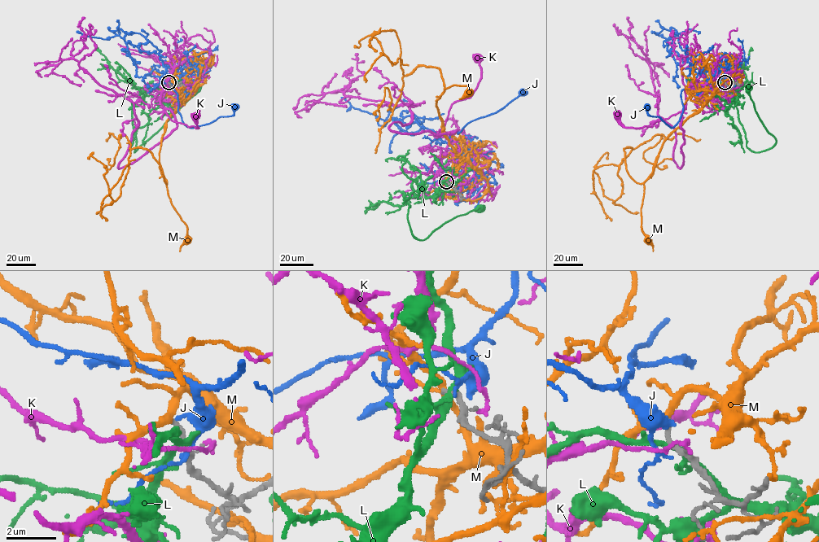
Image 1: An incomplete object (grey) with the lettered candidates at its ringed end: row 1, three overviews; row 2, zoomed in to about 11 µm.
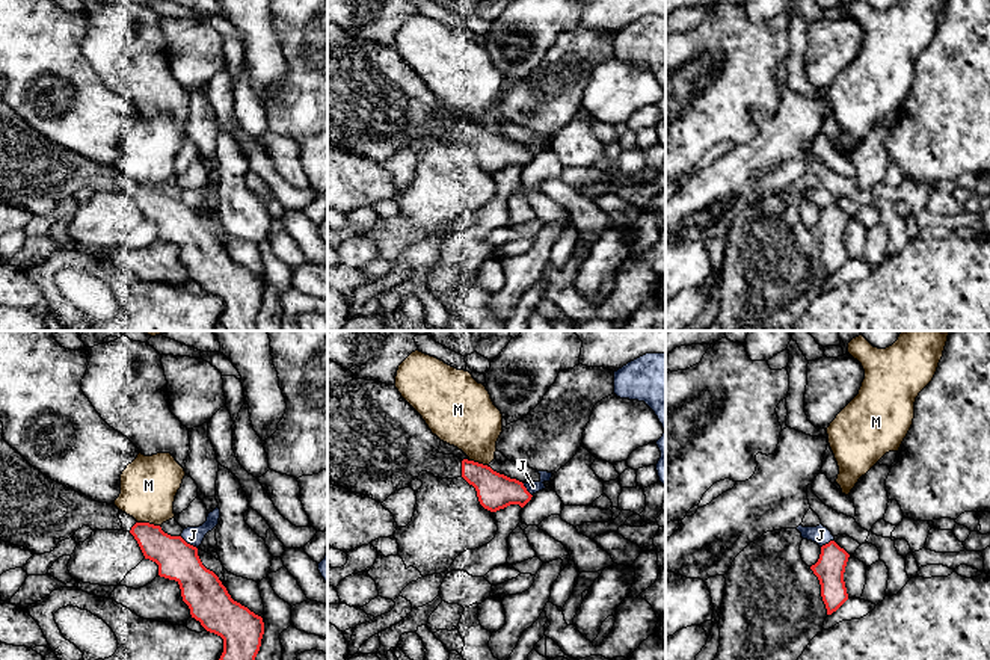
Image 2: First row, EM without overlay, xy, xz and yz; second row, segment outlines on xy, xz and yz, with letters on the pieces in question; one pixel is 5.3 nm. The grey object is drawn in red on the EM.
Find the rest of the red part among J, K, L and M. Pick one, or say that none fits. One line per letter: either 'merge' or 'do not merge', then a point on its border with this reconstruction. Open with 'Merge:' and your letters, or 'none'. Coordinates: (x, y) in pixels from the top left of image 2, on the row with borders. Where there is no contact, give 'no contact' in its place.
Merge: none
J: do not merge | xy (189, 544)
K: do not merge | no contact
L: do not merge | no contact
M: do not merge | xy (148, 523)

